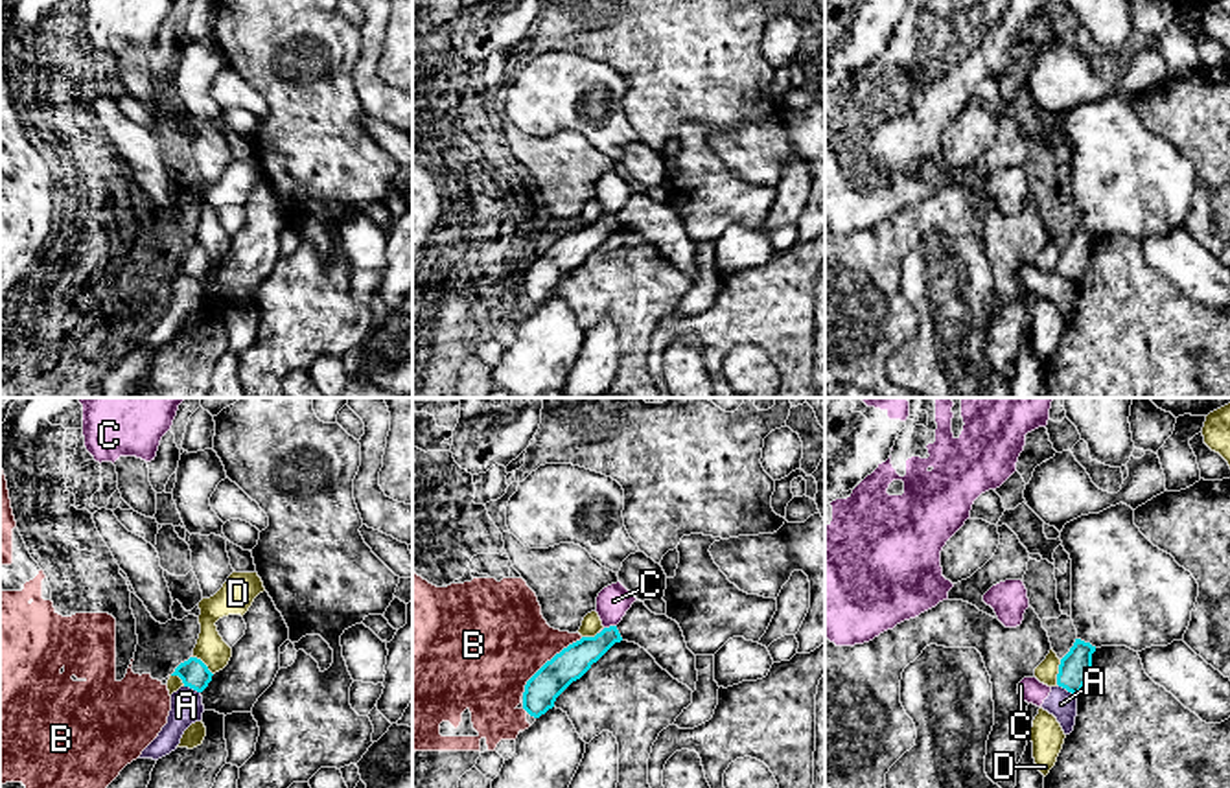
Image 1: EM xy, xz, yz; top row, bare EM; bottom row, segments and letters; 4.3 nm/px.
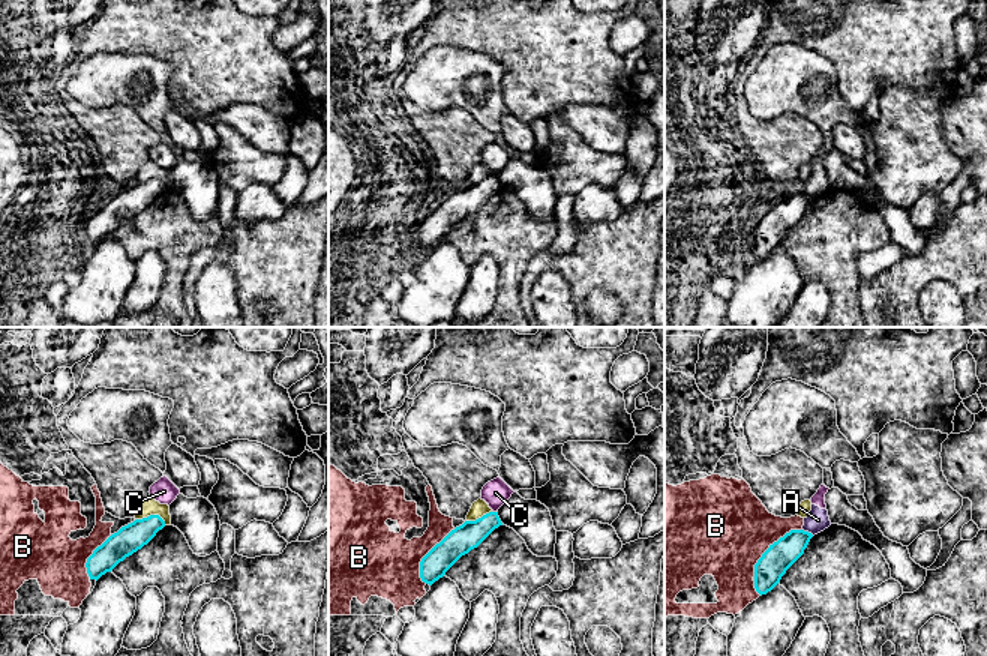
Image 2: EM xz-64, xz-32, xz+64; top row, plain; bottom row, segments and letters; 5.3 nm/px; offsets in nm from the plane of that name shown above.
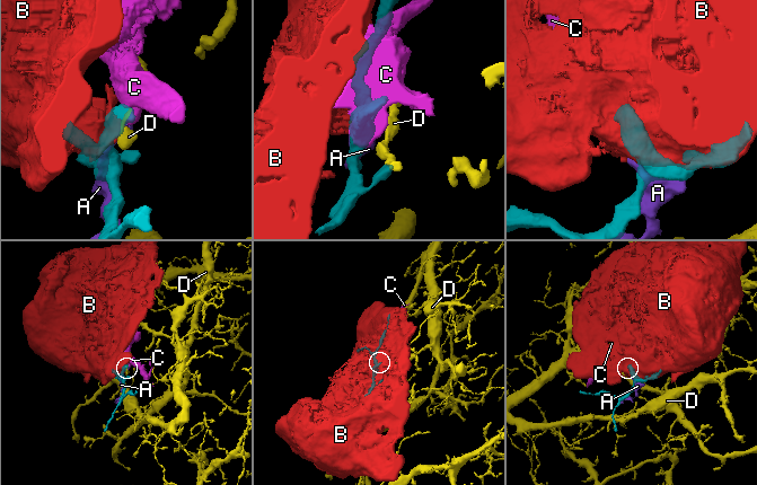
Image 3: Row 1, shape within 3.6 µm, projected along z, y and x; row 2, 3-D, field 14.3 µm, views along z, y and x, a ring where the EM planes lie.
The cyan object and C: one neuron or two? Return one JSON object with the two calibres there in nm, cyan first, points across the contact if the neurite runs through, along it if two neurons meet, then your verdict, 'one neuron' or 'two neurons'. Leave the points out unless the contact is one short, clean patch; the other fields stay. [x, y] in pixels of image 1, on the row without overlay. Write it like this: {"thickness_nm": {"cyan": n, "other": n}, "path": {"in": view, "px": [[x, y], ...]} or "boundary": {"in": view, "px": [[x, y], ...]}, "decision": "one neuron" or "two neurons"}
{"thickness_nm": {"cyan": 150, "other": 140}, "boundary": {"in": "xz", "px": [[615, 212], [604, 216]]}, "decision": "two neurons"}

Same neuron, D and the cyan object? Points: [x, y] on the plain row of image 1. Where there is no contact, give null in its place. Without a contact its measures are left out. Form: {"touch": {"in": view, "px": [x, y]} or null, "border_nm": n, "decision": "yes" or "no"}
{"touch": {"in": "yz", "px": [1059, 260]}, "border_nm": 110, "decision": "no"}

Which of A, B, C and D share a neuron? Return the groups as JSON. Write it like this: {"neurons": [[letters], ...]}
{"neurons": [["A", "C"], ["B"], ["D"]]}

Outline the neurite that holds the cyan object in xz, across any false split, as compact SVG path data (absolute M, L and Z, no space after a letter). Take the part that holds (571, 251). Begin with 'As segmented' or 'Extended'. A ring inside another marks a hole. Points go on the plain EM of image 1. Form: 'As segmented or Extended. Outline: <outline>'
As segmented. Outline: M617 214L604 215L595 225L582 225L547 249L525 272L523 296L540 306L554 295L556 285L622 225Z

